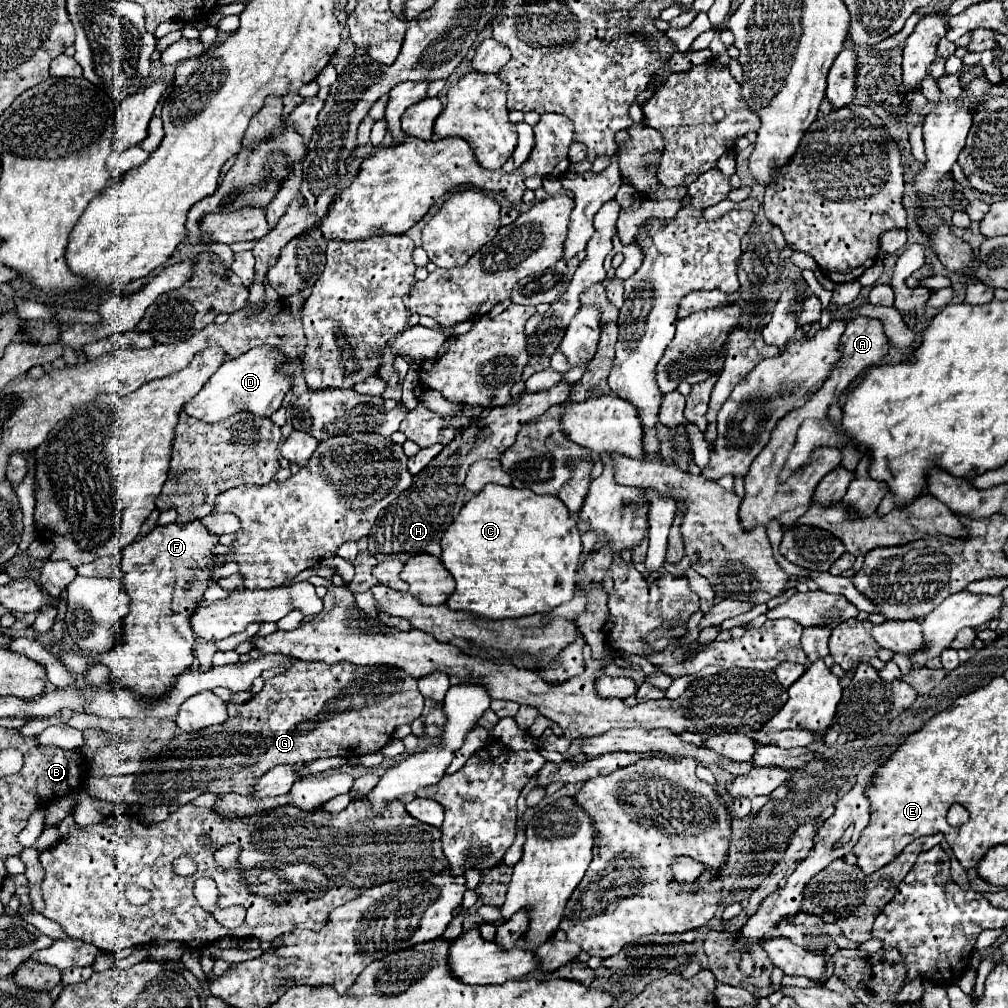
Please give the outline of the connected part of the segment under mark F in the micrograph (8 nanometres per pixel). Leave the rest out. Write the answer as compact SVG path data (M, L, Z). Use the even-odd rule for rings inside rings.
M194 519L194 521L188 521L186 525L176 525L176 523L170 523L170 525L158 525L158 527L154 527L148 535L144 535L144 537L138 539L138 541L134 541L132 545L128 545L128 547L122 551L122 573L124 573L124 581L122 581L122 583L124 583L124 589L126 589L126 593L128 593L128 597L130 597L130 613L128 613L126 619L124 619L122 641L118 643L118 647L114 647L114 651L110 651L110 653L106 653L106 655L98 655L98 657L94 657L94 661L104 663L104 665L110 667L110 671L112 671L112 681L114 681L116 685L122 683L122 687L132 689L134 693L138 693L138 695L144 697L144 699L160 697L160 695L172 685L172 681L174 681L176 675L180 675L182 671L186 671L186 669L190 669L190 667L194 665L194 657L192 657L194 631L192 631L192 625L190 625L190 617L192 617L192 611L196 609L196 605L200 603L204 591L214 583L214 581L212 581L212 571L218 567L216 561L220 559L220 555L214 555L212 549L218 545L218 539L220 539L218 535L210 533L210 531L206 529L206 525L202 525L202 519Z

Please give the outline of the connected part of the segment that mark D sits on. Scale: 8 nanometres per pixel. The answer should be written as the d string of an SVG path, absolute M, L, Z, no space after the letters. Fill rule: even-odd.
M256 347L236 359L226 359L222 367L208 379L202 391L184 405L184 411L206 423L224 421L236 415L238 411L250 411L260 417L272 417L272 413L280 409L286 391L292 387L290 379L274 371L274 363L278 363L278 359L282 359L282 353L274 351L274 347Z

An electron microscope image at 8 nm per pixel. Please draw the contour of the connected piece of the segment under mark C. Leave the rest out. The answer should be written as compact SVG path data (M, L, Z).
M486 485L462 507L440 543L440 561L456 581L456 589L446 601L450 609L468 611L476 617L480 615L484 619L496 621L506 617L548 613L554 607L568 603L574 595L574 579L578 559L582 555L582 541L574 515L558 497L534 495L534 491L526 489Z

